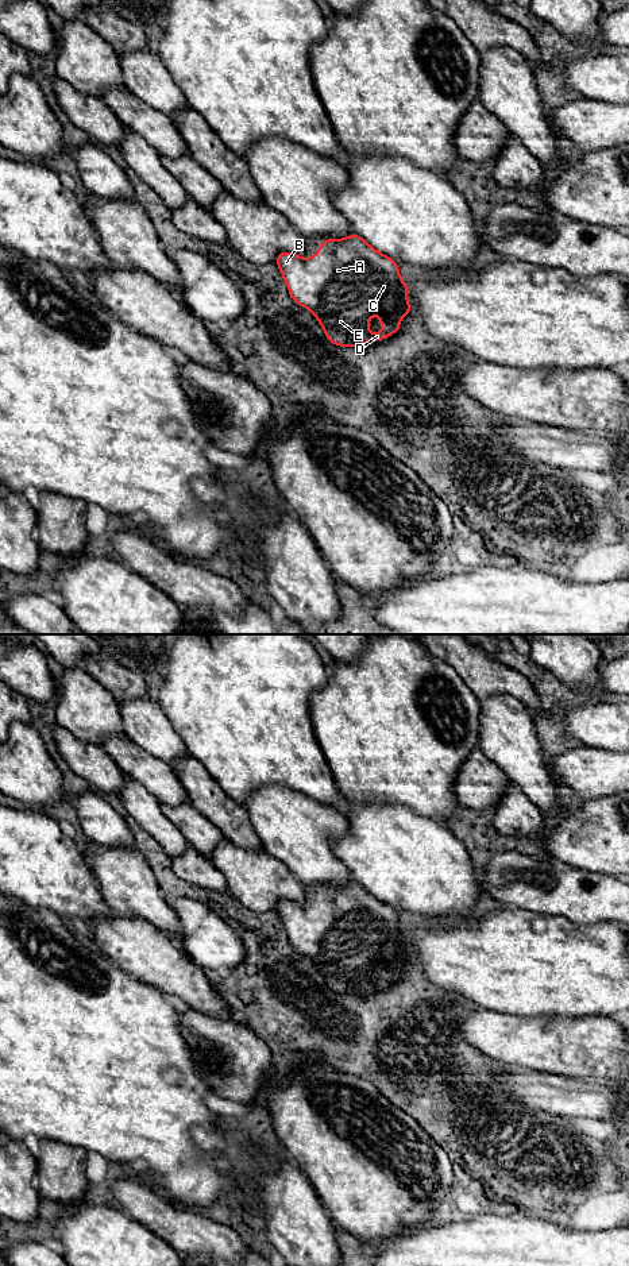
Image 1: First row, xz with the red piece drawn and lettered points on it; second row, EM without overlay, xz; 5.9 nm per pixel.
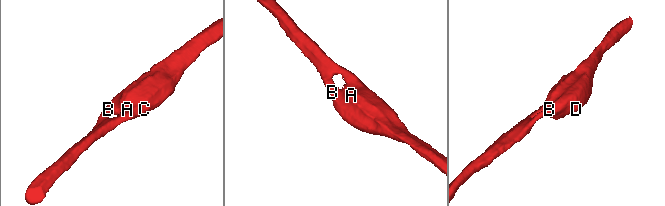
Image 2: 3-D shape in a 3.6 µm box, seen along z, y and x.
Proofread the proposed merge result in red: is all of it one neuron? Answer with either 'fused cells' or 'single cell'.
single cell

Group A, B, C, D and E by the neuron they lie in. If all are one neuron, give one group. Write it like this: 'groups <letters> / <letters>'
groups A B C D E

